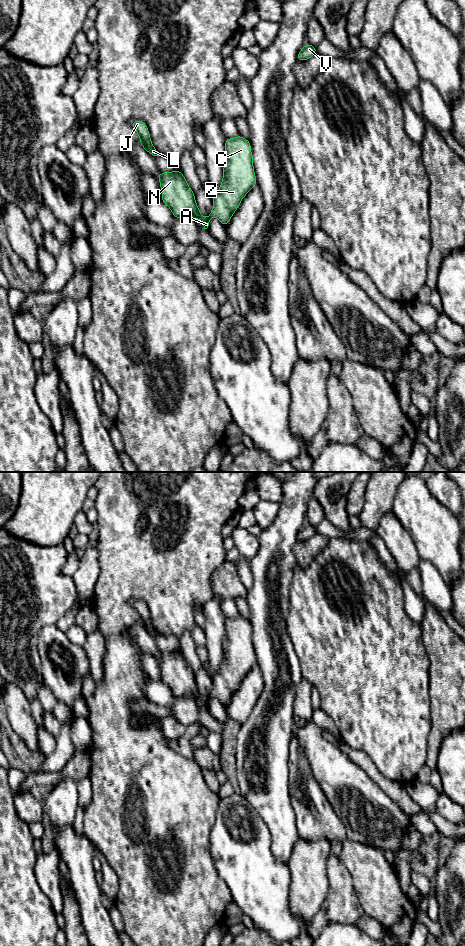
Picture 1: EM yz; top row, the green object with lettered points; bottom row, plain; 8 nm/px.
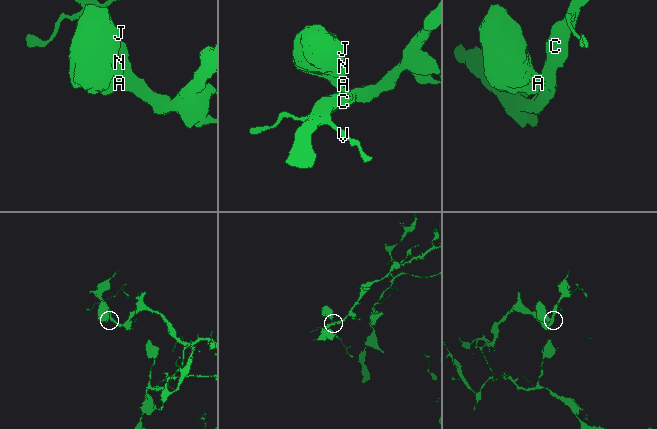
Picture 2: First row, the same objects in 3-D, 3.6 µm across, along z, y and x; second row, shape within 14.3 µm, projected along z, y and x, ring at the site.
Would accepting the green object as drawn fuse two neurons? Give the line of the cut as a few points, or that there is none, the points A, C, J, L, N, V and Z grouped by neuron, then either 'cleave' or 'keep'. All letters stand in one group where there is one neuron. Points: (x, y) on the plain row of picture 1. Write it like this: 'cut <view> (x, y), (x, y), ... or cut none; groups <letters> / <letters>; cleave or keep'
cut none; groups A C J L N V Z; keep

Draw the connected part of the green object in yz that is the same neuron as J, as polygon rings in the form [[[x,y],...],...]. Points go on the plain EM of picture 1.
[[[141,600],[132,601],[132,606],[139,615],[140,625],[151,635],[161,636],[152,624],[150,613],[146,603]]]

